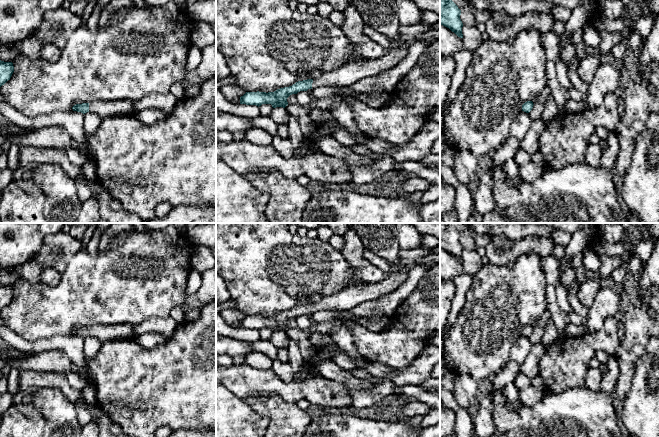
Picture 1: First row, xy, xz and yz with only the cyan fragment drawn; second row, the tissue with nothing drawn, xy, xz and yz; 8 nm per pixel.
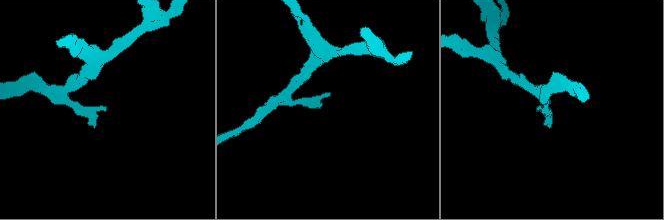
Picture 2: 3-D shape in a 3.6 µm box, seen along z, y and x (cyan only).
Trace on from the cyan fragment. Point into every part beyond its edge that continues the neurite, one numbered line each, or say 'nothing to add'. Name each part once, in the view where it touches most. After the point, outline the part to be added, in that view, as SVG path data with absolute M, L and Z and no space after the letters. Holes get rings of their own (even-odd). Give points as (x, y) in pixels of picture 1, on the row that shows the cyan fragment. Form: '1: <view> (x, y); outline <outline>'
1: xz (348, 74); outline M404 39L397 48L391 48L378 60L351 62L338 70L313 79L312 89L316 87L347 87L360 79L371 77L396 66L408 53L410 39Z

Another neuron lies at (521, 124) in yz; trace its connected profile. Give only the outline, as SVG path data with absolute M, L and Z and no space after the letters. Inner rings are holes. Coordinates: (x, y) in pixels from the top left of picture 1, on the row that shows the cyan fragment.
M521 111L516 116L512 126L511 126L511 133L510 136L521 142L525 134L527 133L530 124L531 124L531 118L529 113L526 113L524 111Z

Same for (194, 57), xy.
M192 45L189 49L187 60L186 60L186 67L185 67L185 74L186 76L189 75L191 72L195 72L199 64L202 60L201 49Z

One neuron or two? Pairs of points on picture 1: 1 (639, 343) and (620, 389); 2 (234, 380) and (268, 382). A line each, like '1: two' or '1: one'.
1: one
2: one

